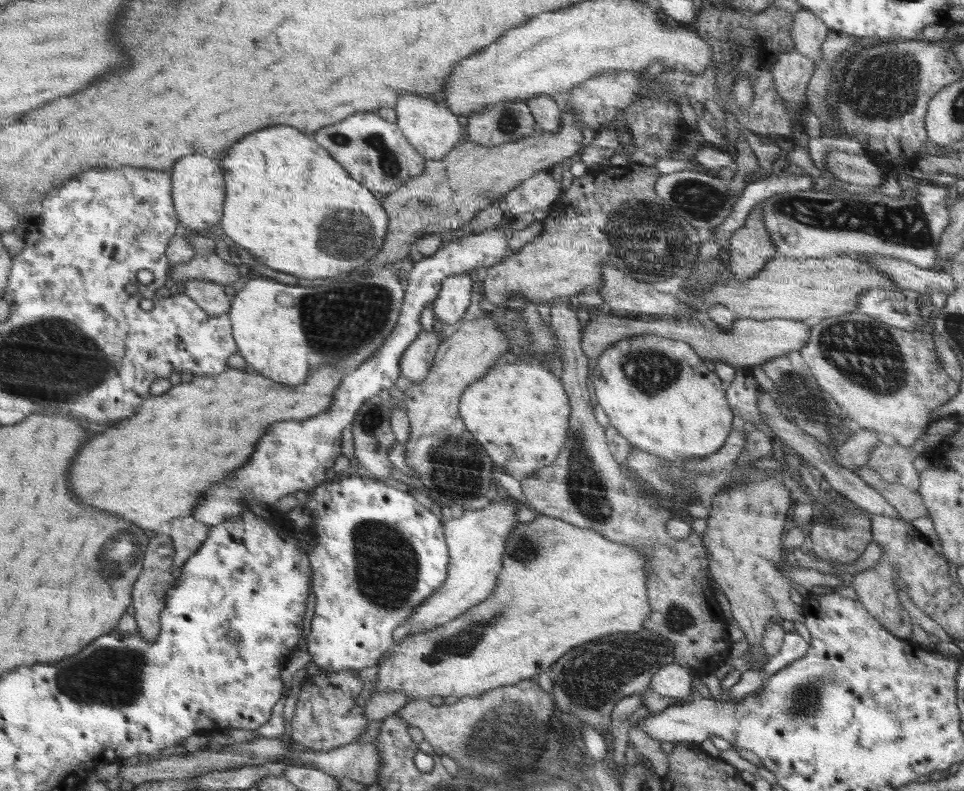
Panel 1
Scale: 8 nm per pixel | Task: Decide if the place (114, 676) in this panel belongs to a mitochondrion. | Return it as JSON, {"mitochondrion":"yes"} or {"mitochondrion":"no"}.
{"mitochondrion":"yes"}

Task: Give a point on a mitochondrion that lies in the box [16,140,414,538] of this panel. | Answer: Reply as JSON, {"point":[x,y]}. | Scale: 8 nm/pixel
{"point":[341,325]}

